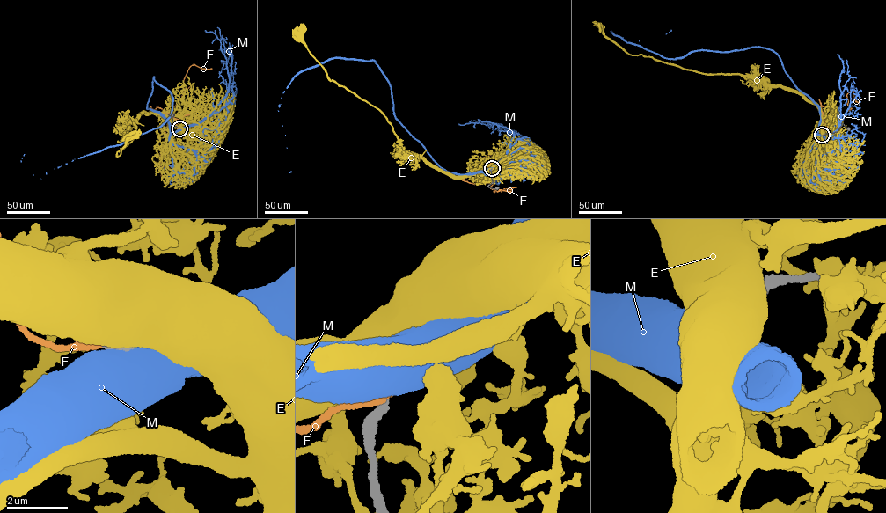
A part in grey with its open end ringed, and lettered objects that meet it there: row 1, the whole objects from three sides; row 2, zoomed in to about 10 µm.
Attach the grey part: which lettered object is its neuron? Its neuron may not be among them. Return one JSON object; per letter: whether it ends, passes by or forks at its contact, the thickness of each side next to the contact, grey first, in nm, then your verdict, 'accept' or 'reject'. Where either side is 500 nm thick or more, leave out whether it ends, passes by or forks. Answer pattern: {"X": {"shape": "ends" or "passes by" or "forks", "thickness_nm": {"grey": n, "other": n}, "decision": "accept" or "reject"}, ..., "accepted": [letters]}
{"E": {"thickness_nm": {"grey": 480, "other": 750}, "decision": "reject"}, "F": {"thickness_nm": {"grey": 550, "other": 200}, "decision": "reject"}, "M": {"thickness_nm": {"grey": 500, "other": 850}, "decision": "reject"}, "accepted": []}

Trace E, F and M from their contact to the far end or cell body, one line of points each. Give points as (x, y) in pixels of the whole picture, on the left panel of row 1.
E: (179, 128), (160, 115), (142, 113), (129, 120), (136, 126), (136, 134), (117, 151), (118, 156), (128, 135)
F: (179, 128), (174, 118), (153, 111), (159, 107), (172, 114), (165, 128), (160, 156), (161, 174), (168, 178)
M: (179, 128), (173, 132), (165, 118), (147, 107), (153, 76), (173, 100), (159, 127), (40, 179), (25, 154)

